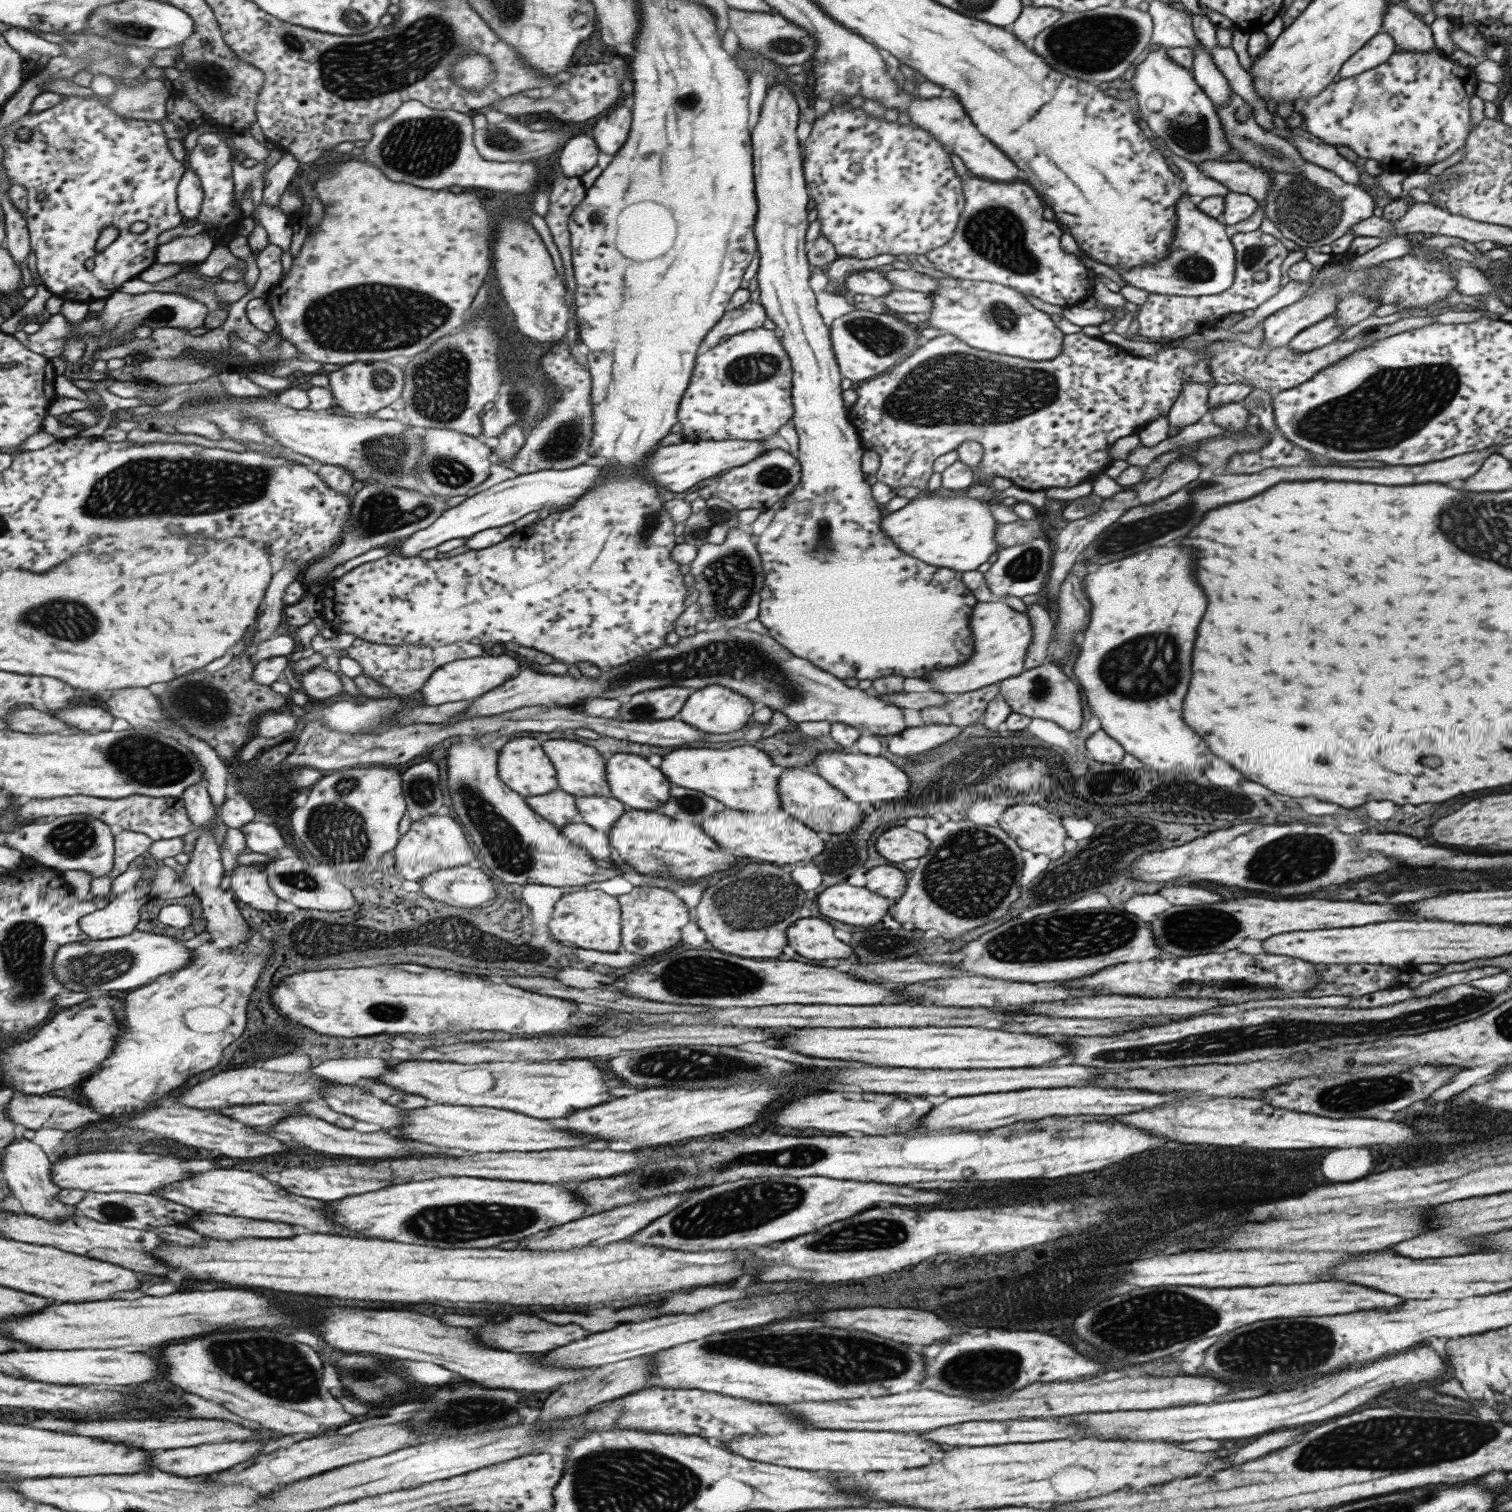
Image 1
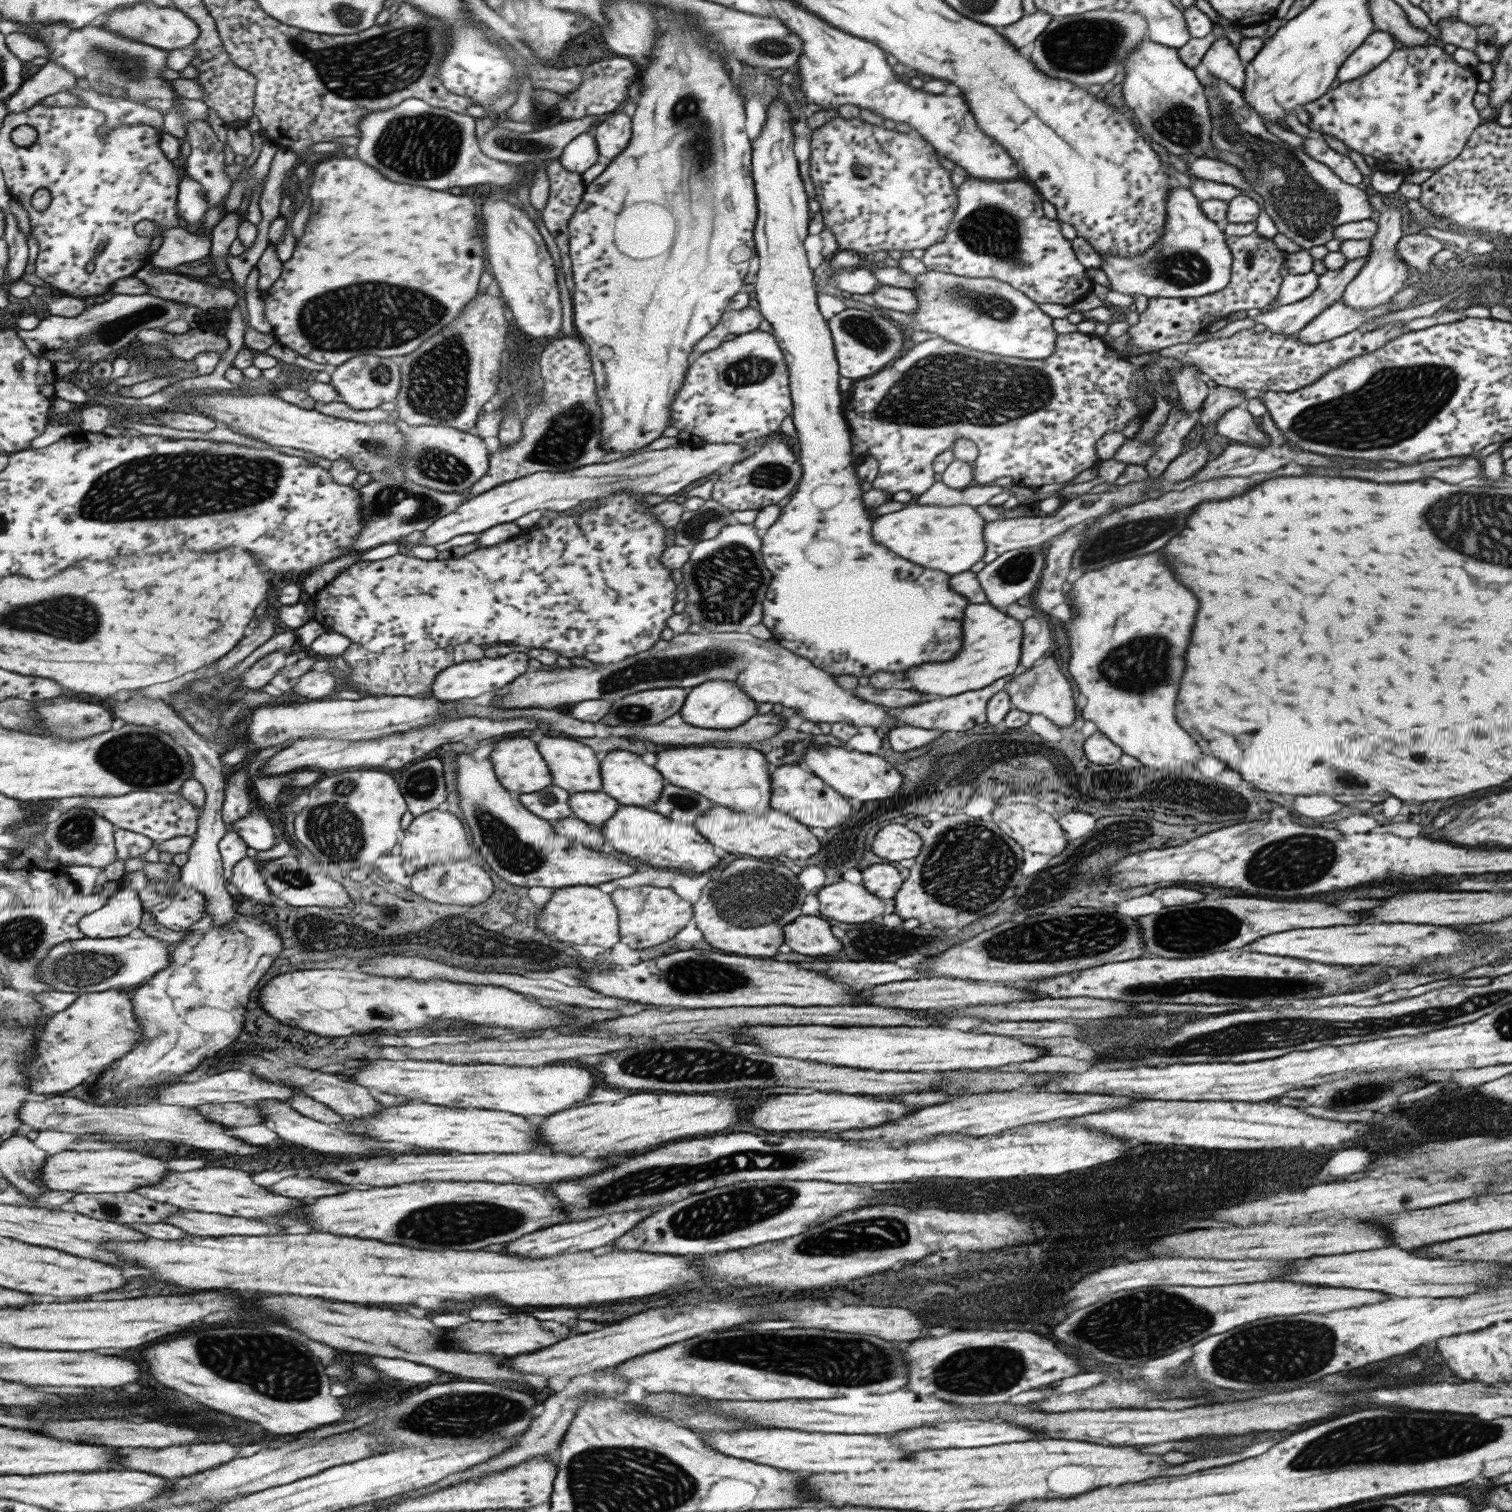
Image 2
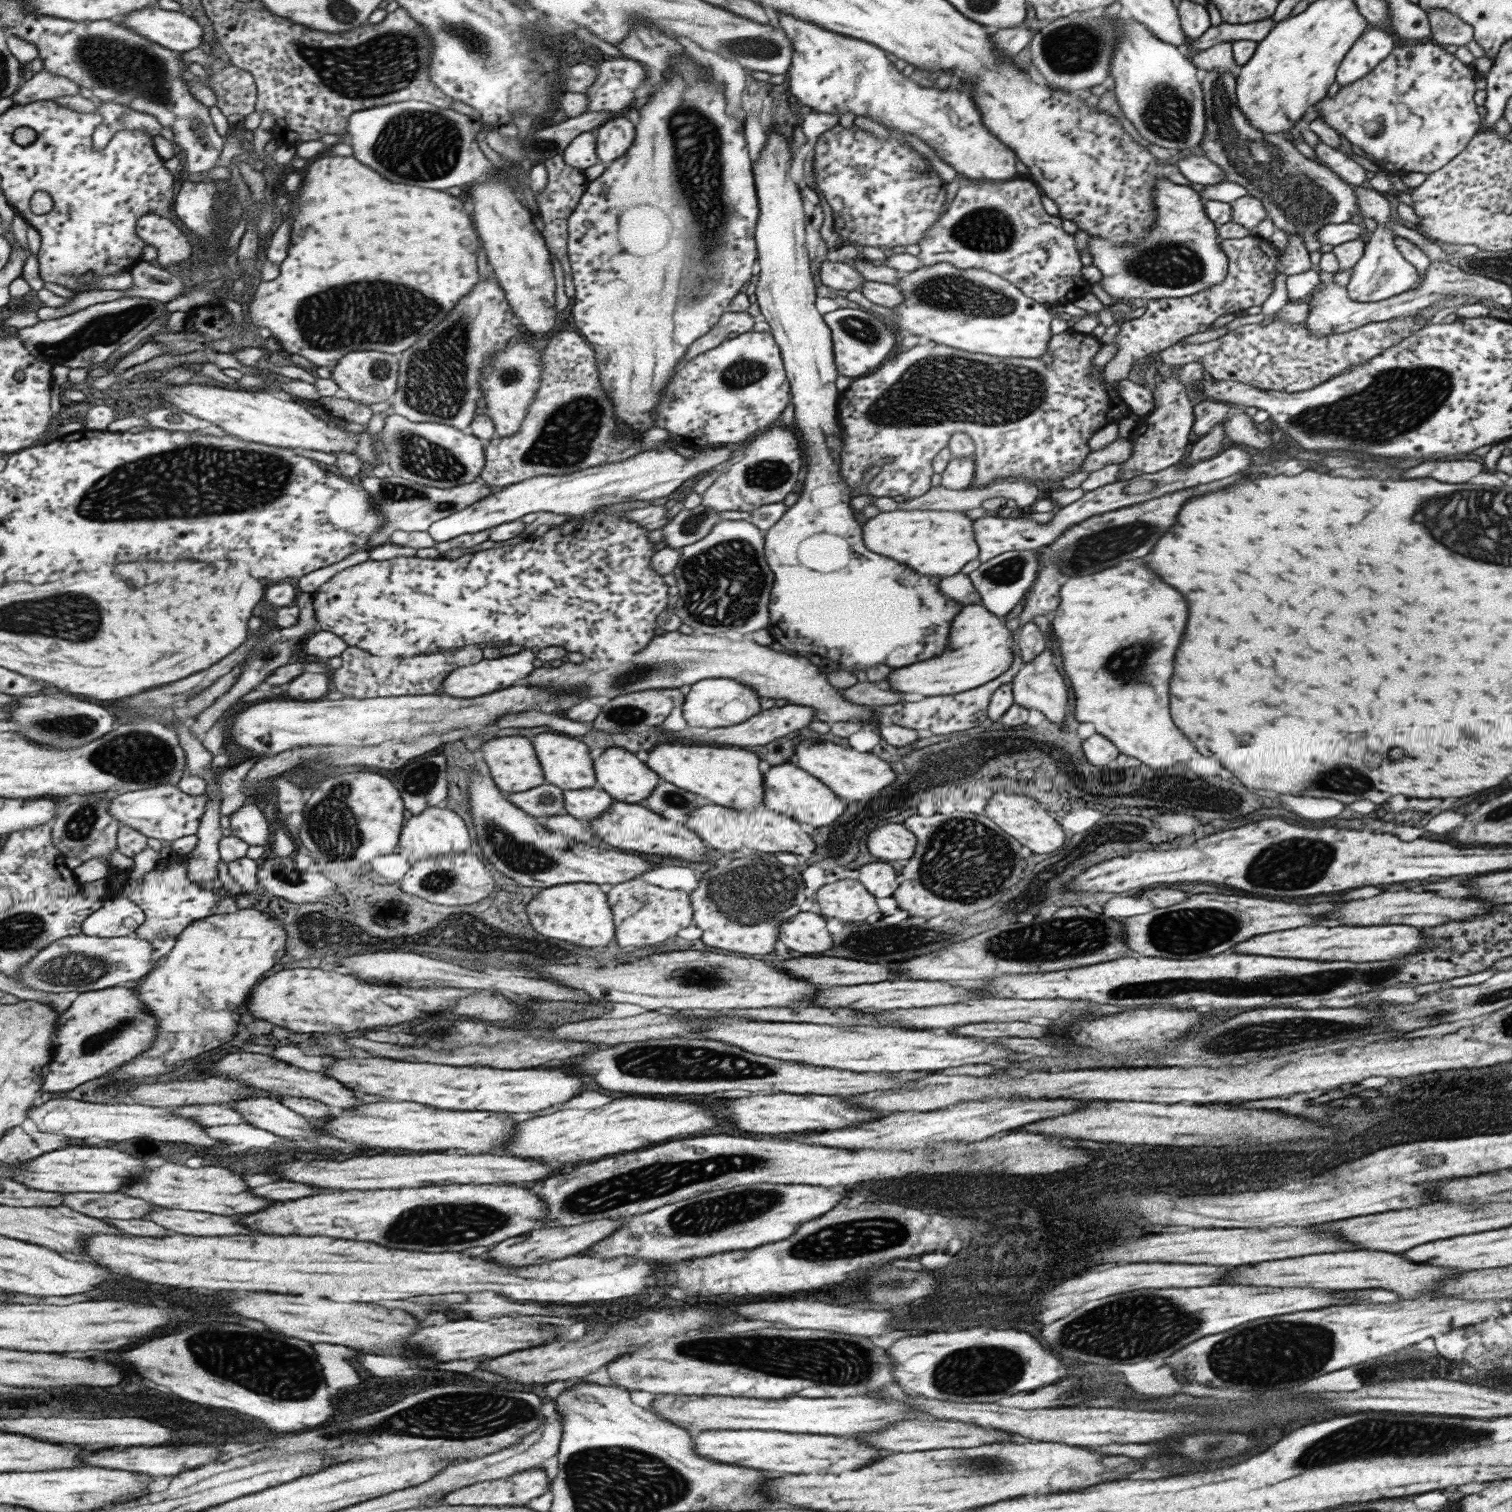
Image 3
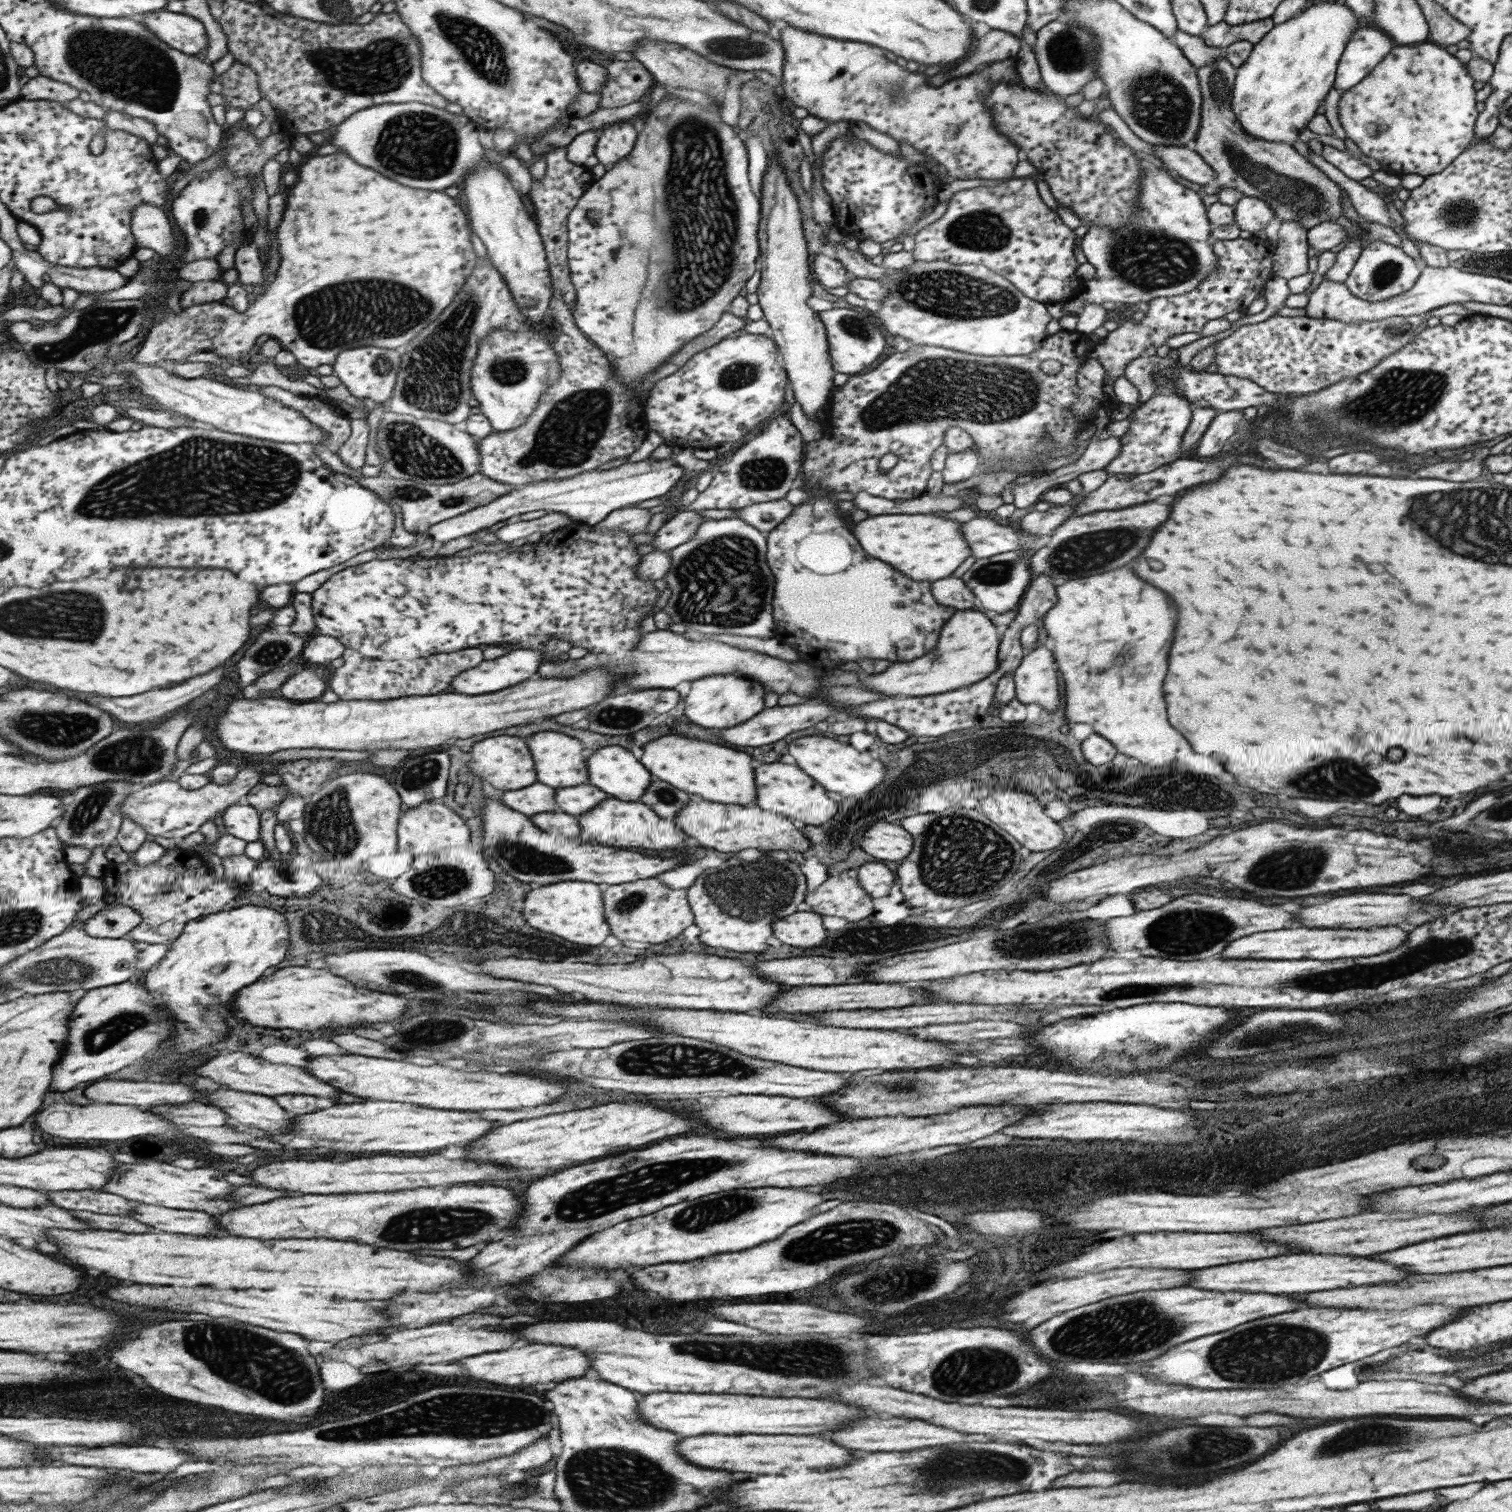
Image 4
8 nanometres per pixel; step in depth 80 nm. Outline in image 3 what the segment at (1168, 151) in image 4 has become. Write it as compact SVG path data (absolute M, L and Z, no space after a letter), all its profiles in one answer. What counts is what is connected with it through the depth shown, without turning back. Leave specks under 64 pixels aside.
M1184 155L1176 162L1179 172L1191 183L1213 185L1224 180L1224 172L1208 158L1197 155Z

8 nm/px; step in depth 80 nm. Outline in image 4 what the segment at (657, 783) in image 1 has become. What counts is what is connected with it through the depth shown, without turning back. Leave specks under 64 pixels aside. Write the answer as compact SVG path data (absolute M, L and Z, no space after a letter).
M605 746L585 758L588 784L608 797L637 801L647 790L651 774L625 748Z

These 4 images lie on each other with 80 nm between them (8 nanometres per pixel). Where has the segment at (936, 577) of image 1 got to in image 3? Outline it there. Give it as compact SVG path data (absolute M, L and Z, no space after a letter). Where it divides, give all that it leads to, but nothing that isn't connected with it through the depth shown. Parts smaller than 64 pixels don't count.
M772 128L772 132L768 133L763 148L753 162L752 177L754 178L754 187L758 202L758 217L754 228L754 243L756 247L756 262L759 265L759 274L757 274L757 284L755 286L755 296L760 318L769 325L770 333L772 334L775 344L780 350L780 357L787 378L787 383L790 389L790 402L794 406L794 430L799 436L801 442L802 453L807 459L808 467L803 481L803 489L798 493L797 500L793 505L786 507L783 516L778 518L775 525L769 528L769 531L763 532L764 540L764 559L767 566L771 569L774 581L769 595L769 628L767 632L773 636L775 642L779 642L783 648L795 652L797 656L807 658L811 664L815 664L817 668L831 668L831 666L839 666L839 668L867 668L873 664L887 664L889 668L901 668L919 660L927 660L931 656L937 656L945 650L945 640L947 640L948 632L950 631L951 619L958 614L963 607L963 604L956 600L947 598L944 594L938 591L938 582L941 576L923 576L917 574L914 570L905 568L903 564L897 564L889 558L877 556L873 552L869 552L863 542L861 542L861 522L853 518L853 511L849 508L849 488L843 484L844 480L838 476L838 462L840 459L840 428L836 419L836 402L839 392L835 388L835 380L838 372L834 365L832 355L832 340L829 327L825 325L822 316L815 309L815 286L812 282L812 273L807 258L807 250L805 250L805 227L808 225L803 219L803 206L801 205L801 195L799 189L793 180L789 177L789 164L791 163L791 152L789 152L787 141Z

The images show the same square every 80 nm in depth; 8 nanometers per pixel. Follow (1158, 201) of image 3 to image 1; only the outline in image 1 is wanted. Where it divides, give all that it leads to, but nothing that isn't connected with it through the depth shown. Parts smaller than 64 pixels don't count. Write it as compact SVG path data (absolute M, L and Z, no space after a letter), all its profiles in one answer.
M1187 194L1181 195L1174 204L1176 216L1174 233L1169 243L1169 256L1159 264L1143 264L1143 268L1113 269L1123 284L1148 294L1167 296L1207 296L1223 292L1233 284L1235 276L1235 250L1225 234L1225 225L1207 216L1193 205Z

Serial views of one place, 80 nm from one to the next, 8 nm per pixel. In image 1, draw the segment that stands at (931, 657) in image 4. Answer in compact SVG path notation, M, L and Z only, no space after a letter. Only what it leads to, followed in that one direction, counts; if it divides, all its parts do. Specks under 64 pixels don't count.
M1002 601L976 602L971 607L970 631L973 639L970 659L955 668L945 668L943 672L929 672L923 682L935 686L939 693L954 696L989 686L1023 672L1023 661L1027 645L1031 640L1030 620L1026 613L1019 613L1007 607Z

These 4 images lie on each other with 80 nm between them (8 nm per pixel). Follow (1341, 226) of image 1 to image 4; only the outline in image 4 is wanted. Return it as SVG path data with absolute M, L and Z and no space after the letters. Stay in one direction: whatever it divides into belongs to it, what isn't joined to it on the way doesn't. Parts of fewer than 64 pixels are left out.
M1221 57L1196 68L1201 93L1200 121L1193 150L1214 170L1216 184L1234 188L1244 196L1264 200L1281 221L1293 219L1307 230L1320 222L1340 217L1341 188L1304 155L1284 142L1267 142L1247 134L1230 109L1236 68Z

